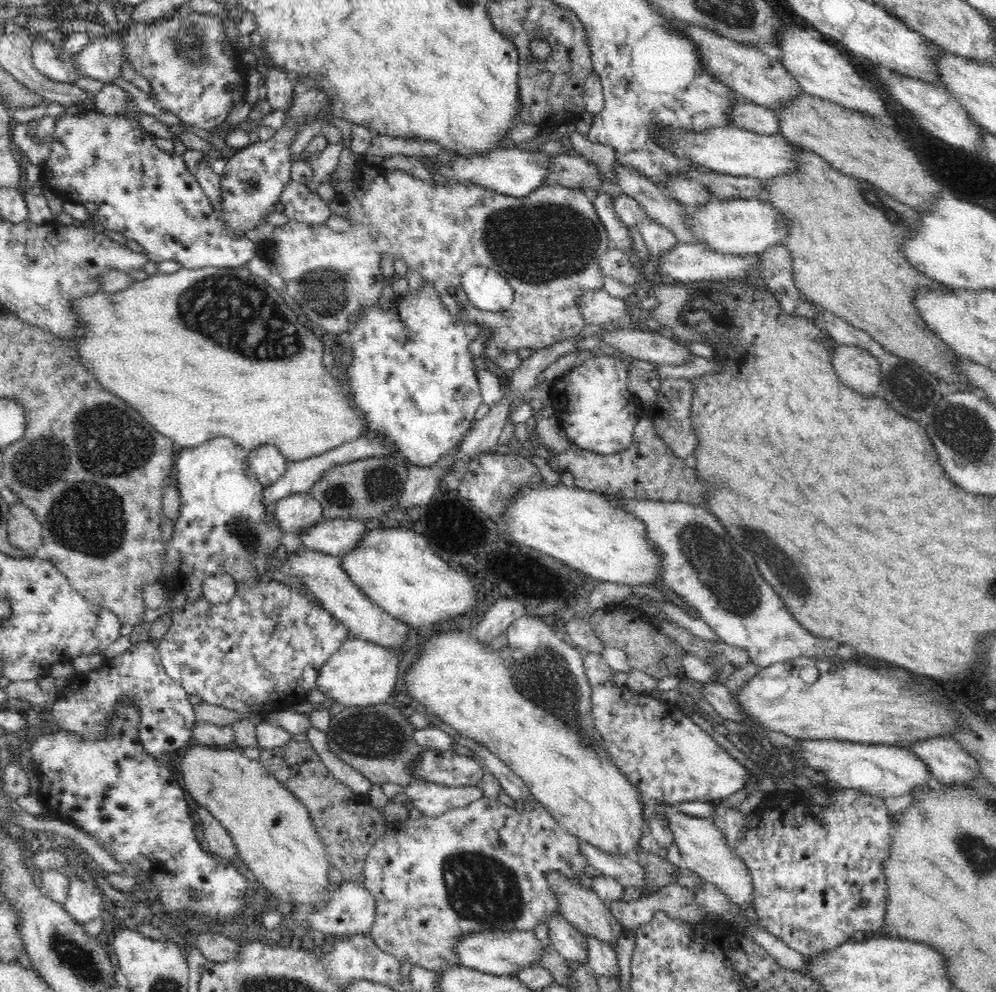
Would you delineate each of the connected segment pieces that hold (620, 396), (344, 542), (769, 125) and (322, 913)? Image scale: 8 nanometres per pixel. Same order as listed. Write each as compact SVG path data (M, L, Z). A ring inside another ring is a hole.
M600 353L551 382L554 416L573 445L601 455L611 455L632 444L635 426L648 410L628 391L628 372L626 361Z
M324 519L313 524L306 532L298 534L298 539L306 549L319 551L334 557L344 556L356 548L362 536L370 532L362 521L354 519Z
M734 97L733 102L730 123L734 127L762 135L779 134L780 121L774 110L740 97Z
M344 881L337 885L327 905L307 916L309 926L320 939L325 934L345 936L368 933L376 914L376 903L363 883Z

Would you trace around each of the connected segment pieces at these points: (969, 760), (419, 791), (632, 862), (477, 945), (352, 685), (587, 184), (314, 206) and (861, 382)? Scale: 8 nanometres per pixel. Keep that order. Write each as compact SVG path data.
M928 737L905 746L902 743L901 747L923 760L936 783L942 787L954 783L967 786L968 780L979 772L977 762L950 737Z
M412 782L404 787L409 807L416 808L422 817L434 819L453 809L468 806L482 798L482 789L476 786L440 786L433 782Z
M579 840L579 849L590 866L605 876L614 877L622 886L636 886L644 895L655 891L646 886L644 869L634 857L606 853L582 840Z
M472 931L463 934L455 944L455 953L463 967L474 969L486 974L496 976L512 976L528 965L539 965L543 953L544 941L540 941L534 935L534 931Z
M348 639L338 652L332 653L320 668L316 685L320 692L342 706L370 706L384 703L401 682L398 674L398 657L388 647L364 641Z
M560 153L551 157L551 167L543 182L544 187L559 184L562 187L580 190L593 202L599 195L599 188L604 182L599 167L586 157Z
M290 181L284 186L284 192L280 196L280 202L284 204L283 213L288 220L296 220L308 226L325 224L331 212L328 202L322 200L317 193L296 181Z
M842 344L834 349L833 367L846 386L870 398L880 390L880 361L859 346Z

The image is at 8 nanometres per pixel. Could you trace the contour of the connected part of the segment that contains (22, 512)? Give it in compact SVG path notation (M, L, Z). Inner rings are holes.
M19 501L9 506L7 526L8 543L24 552L26 557L35 557L43 539L42 526L32 509Z

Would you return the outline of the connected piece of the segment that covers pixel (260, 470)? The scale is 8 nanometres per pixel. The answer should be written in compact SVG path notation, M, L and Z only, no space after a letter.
M266 443L251 450L248 455L248 464L251 473L264 486L276 482L287 470L286 457L280 449L272 443Z

